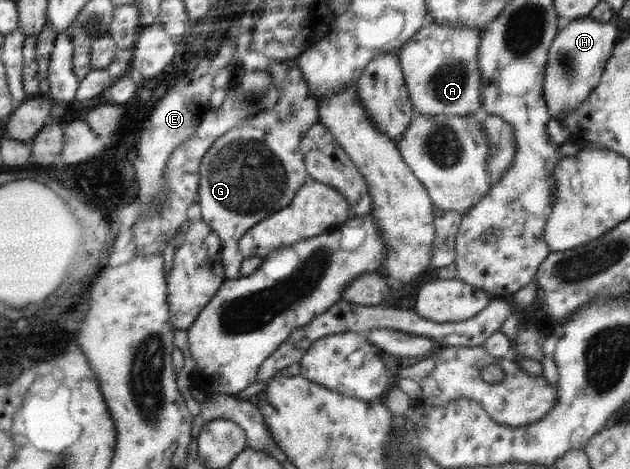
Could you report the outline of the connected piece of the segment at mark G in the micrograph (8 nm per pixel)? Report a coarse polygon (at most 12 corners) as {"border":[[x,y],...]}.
{"border":[[300,67],[283,96],[219,136],[199,166],[200,217],[226,279],[241,236],[309,180],[319,125]]}

